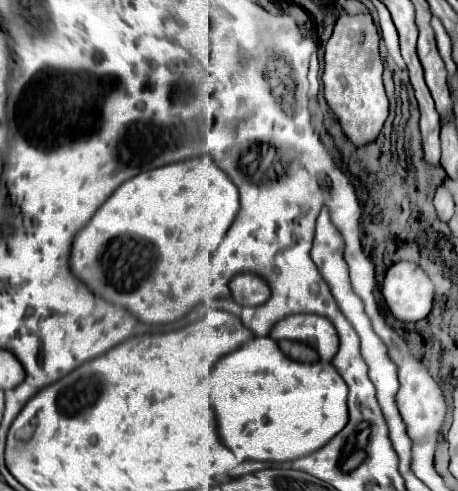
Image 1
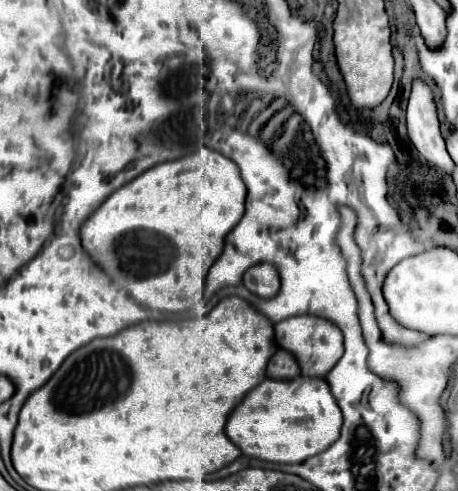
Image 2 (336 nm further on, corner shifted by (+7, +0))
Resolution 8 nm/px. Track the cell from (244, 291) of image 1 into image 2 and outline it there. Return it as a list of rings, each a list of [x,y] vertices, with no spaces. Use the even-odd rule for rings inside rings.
[[[255,265],[253,269],[247,269],[243,275],[243,285],[257,297],[271,299],[279,293],[281,281],[277,269],[273,265]]]

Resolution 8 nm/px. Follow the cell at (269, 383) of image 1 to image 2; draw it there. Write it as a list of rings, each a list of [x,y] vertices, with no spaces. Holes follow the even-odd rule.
[[[295,377],[287,381],[265,379],[253,387],[227,419],[227,437],[247,457],[273,463],[301,463],[325,451],[337,437],[343,423],[341,409],[325,379]]]

